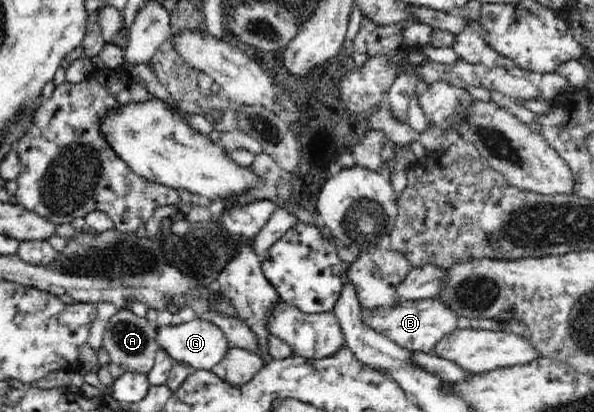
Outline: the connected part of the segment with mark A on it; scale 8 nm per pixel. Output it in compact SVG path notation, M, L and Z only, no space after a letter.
M118 311L110 319L104 334L103 345L110 354L110 362L120 365L126 372L148 375L154 367L155 358L160 344L157 342L157 332L154 323L145 317L138 317L132 311Z

